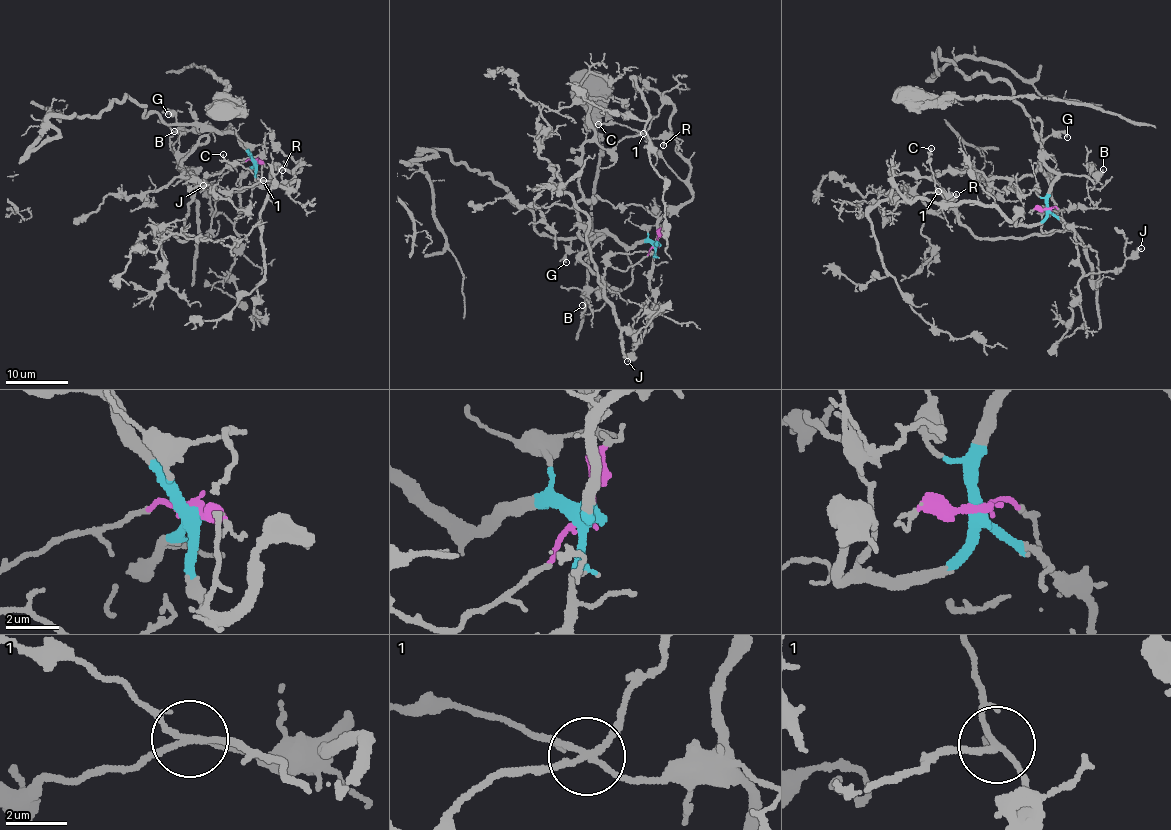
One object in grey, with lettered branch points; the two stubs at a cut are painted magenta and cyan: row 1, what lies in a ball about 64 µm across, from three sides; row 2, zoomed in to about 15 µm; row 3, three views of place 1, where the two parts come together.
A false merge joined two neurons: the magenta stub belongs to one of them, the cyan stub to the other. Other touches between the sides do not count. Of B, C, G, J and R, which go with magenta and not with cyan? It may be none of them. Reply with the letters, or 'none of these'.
none of these

